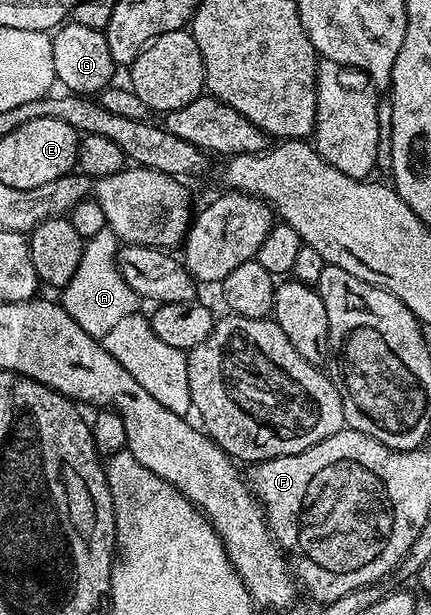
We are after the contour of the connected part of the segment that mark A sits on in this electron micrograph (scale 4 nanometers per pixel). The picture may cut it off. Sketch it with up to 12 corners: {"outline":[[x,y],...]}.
{"outline":[[107,226],[85,241],[63,287],[64,310],[103,339],[139,311]]}

